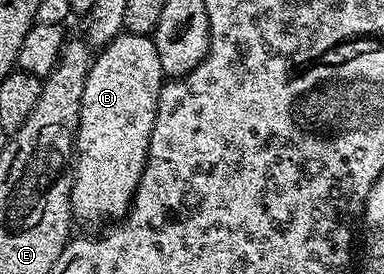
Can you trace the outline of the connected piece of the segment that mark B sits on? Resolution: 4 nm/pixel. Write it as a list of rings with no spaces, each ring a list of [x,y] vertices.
[[[123,31],[98,50],[85,79],[79,129],[75,133],[71,216],[76,222],[84,221],[87,225],[102,226],[127,216],[147,162],[149,139],[153,135],[153,123],[164,84],[165,74],[161,67],[161,58],[157,56],[157,47],[150,36]]]

